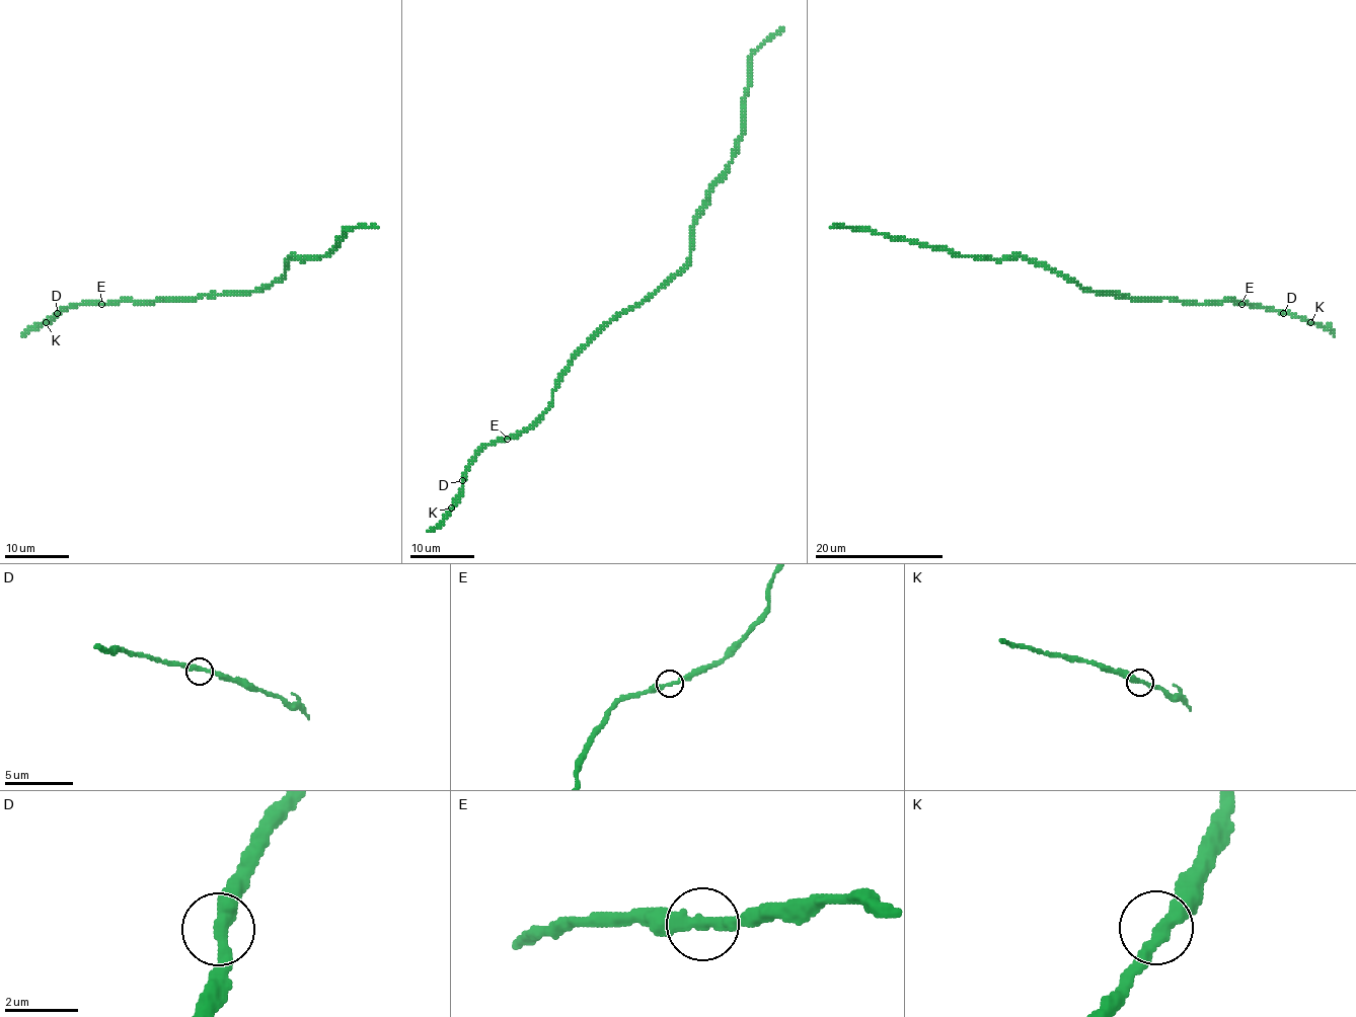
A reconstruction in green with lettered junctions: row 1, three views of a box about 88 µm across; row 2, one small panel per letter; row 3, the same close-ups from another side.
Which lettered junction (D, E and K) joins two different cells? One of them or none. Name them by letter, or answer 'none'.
none

